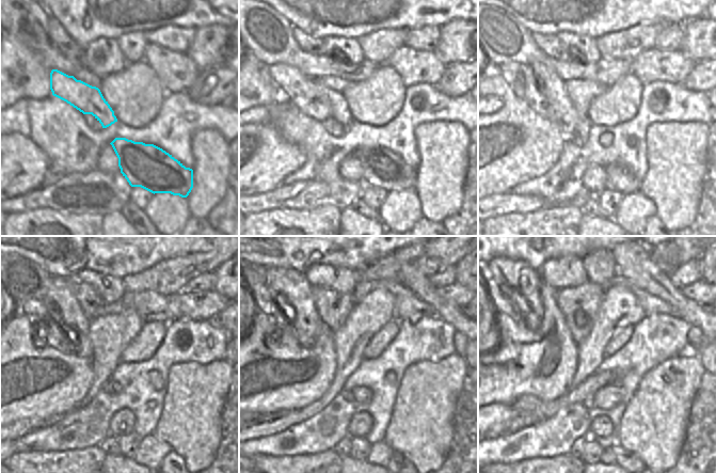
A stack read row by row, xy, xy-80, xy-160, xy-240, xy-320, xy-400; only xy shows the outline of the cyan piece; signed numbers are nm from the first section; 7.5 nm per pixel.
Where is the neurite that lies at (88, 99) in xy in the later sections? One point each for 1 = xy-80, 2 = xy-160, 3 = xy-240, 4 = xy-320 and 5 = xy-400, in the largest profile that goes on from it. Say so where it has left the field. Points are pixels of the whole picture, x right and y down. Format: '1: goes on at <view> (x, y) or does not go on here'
1: goes on at xy-80 (304, 93)
2: goes on at xy-160 (531, 91)
3: goes on at xy-240 (37, 310)
4: goes on at xy-320 (265, 300)
5: goes on at xy-400 (500, 302)

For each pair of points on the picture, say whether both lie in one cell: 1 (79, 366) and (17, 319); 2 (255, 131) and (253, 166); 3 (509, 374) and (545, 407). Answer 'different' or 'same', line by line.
1: same
2: same
3: different

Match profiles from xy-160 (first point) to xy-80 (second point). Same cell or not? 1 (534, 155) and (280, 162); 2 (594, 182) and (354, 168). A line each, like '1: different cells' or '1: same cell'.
1: same cell
2: same cell

